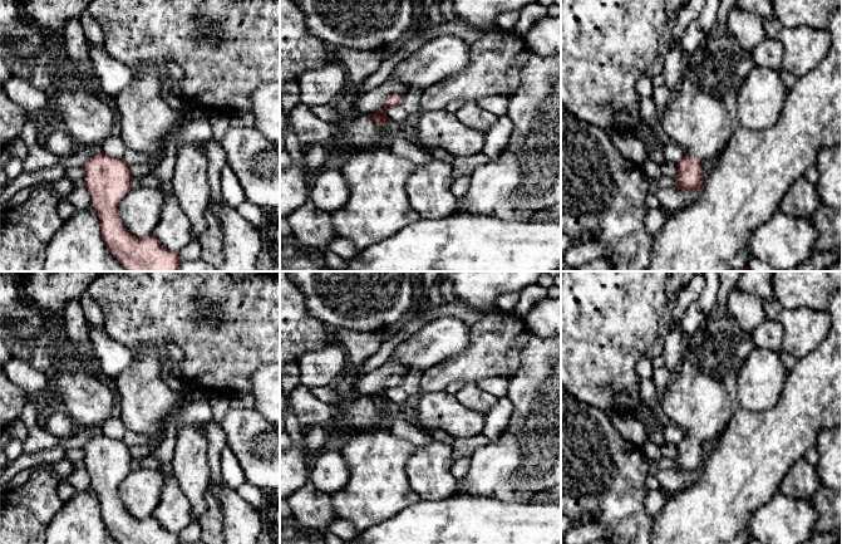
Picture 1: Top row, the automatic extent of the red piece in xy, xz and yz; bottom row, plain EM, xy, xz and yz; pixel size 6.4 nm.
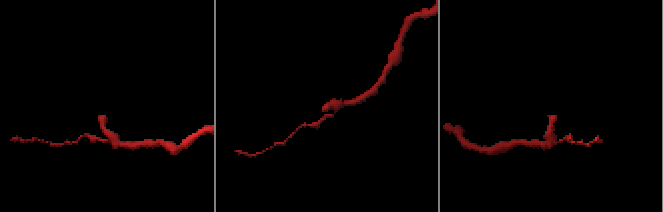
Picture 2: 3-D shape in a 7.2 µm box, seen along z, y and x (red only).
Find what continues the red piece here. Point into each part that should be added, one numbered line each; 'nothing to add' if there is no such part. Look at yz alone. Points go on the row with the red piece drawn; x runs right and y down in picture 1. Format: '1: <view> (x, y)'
1: yz (702, 116)

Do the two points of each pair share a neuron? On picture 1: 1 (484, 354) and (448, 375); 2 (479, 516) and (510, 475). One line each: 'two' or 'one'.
1: one
2: two

